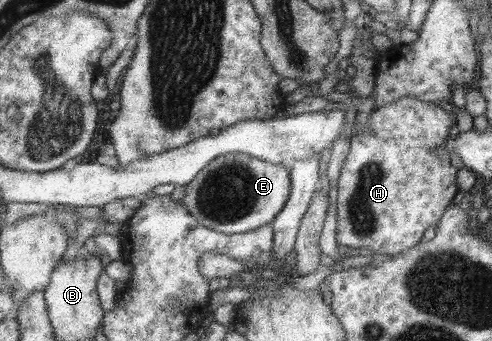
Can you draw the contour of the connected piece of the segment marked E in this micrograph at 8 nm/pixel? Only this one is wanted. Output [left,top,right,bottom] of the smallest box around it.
[182,152,290,235]

